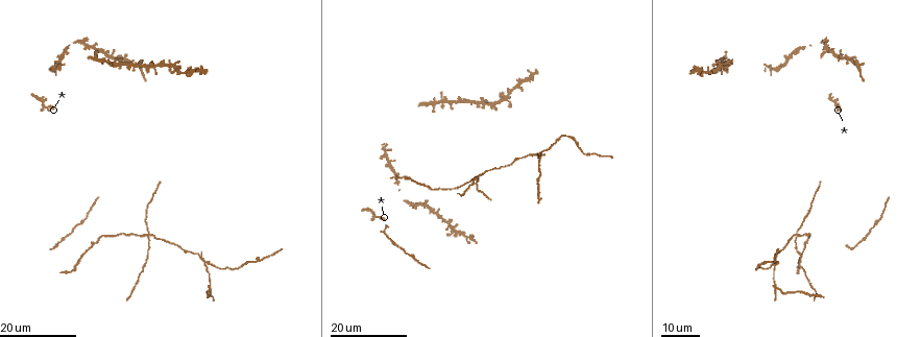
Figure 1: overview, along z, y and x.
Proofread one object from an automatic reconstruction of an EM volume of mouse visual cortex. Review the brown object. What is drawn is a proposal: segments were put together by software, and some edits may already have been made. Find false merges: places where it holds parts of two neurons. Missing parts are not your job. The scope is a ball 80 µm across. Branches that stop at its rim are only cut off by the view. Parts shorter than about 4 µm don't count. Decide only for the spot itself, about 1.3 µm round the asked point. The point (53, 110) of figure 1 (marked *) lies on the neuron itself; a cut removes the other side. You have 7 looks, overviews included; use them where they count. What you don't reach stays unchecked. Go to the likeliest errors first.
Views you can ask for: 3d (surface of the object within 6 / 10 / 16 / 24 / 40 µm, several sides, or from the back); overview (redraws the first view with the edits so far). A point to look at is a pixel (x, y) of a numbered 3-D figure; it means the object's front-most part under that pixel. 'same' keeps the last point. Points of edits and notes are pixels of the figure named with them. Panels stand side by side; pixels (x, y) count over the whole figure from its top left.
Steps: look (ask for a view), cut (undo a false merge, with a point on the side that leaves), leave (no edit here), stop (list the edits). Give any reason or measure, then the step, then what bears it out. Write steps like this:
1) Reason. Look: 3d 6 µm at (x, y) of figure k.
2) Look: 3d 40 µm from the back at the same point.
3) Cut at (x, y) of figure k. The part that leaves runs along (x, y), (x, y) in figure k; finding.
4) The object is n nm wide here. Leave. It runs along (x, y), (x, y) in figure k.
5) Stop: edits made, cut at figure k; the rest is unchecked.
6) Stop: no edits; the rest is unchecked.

Four or more arms meet. Look: 3d 24 µm at (206, 263) of figure 1.

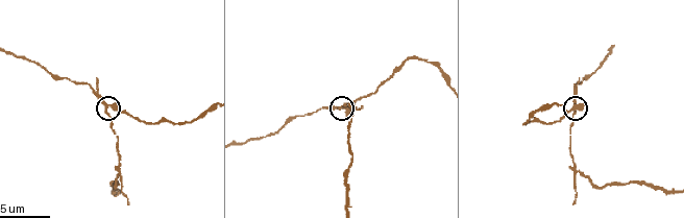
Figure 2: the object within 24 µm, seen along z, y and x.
Zoom in. Look: 3d 6 µm at (344, 108) of figure 2.

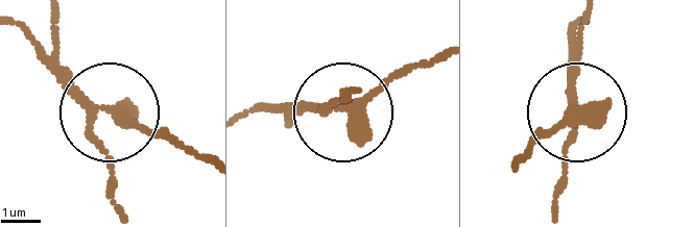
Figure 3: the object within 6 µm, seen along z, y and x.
Cut at (101, 147) of figure 3. The part that leaves runs along (74, 93), (118, 209) in figure 3; two neurons meet here.

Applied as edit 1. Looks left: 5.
Four or more arms meet. Look: 3d 24 µm at (148, 235) of figure 1.

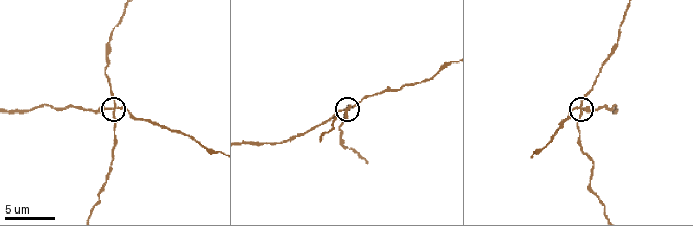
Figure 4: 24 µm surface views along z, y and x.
Closer look. Look: 3d 6 µm at (116, 108) of figure 4.

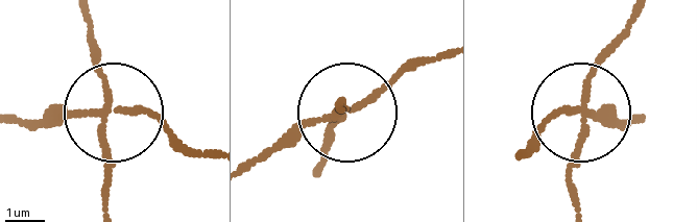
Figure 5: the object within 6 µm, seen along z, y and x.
Look: 3d 6 µm from the back at (580, 108) of figure 5.

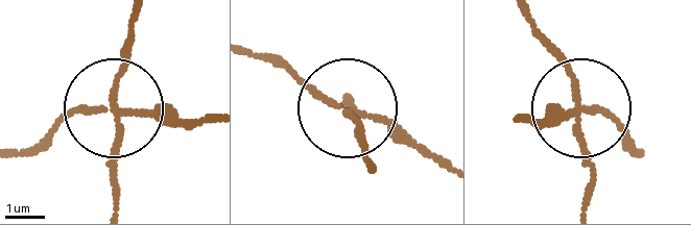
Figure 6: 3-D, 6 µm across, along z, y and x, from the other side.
The side arm is 31 µm long; 4 arms meet here. Cut at (121, 55) of figure 6. Two neurons meet here.

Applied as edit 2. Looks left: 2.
Stop: edits made, cut at figure 3, cut at figure 6; the rest is unchecked.

